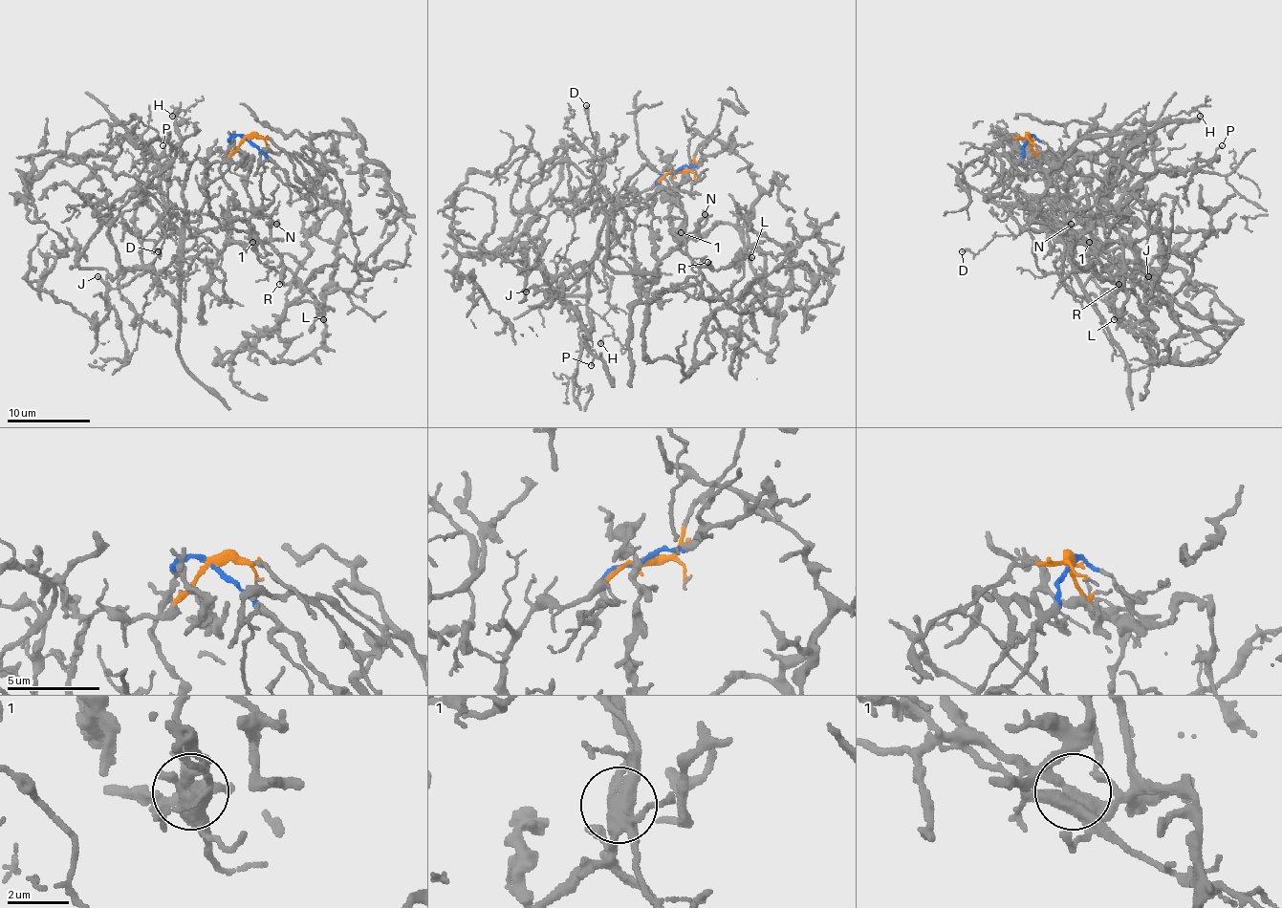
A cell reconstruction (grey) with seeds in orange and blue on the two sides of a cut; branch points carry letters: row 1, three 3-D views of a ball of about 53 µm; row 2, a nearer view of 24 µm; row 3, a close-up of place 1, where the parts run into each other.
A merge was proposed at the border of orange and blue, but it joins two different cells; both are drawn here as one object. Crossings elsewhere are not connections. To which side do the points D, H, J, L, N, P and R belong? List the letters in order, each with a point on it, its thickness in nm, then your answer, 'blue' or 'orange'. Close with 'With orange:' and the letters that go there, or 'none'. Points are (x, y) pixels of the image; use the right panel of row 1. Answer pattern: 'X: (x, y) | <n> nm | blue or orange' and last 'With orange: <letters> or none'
D: (962, 251) | 180 nm | orange
H: (1200, 116) | 100 nm | orange
J: (1148, 276) | 220 nm | blue
L: (1114, 319) | 180 nm | blue
N: (1071, 224) | 190 nm | blue
P: (1222, 145) | 120 nm | orange
R: (1119, 284) | 300 nm | blue
With orange: D, H, P

